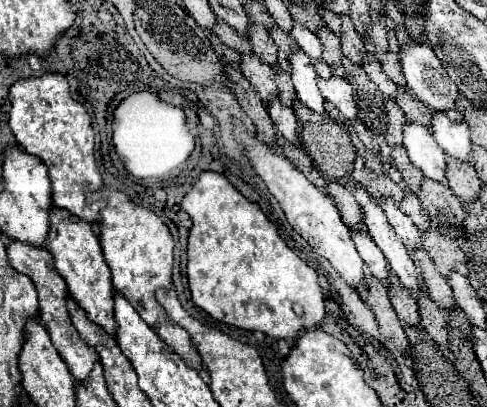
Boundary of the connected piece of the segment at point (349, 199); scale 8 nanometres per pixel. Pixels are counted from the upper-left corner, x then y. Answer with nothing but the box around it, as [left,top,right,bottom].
[323,183,367,231]

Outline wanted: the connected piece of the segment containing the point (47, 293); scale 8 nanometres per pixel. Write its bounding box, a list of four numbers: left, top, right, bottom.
[7,243,99,381]

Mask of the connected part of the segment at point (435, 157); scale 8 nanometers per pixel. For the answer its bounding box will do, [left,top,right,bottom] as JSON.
[403,121,445,183]

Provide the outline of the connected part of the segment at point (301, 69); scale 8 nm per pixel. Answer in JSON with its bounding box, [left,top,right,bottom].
[289,49,325,115]

